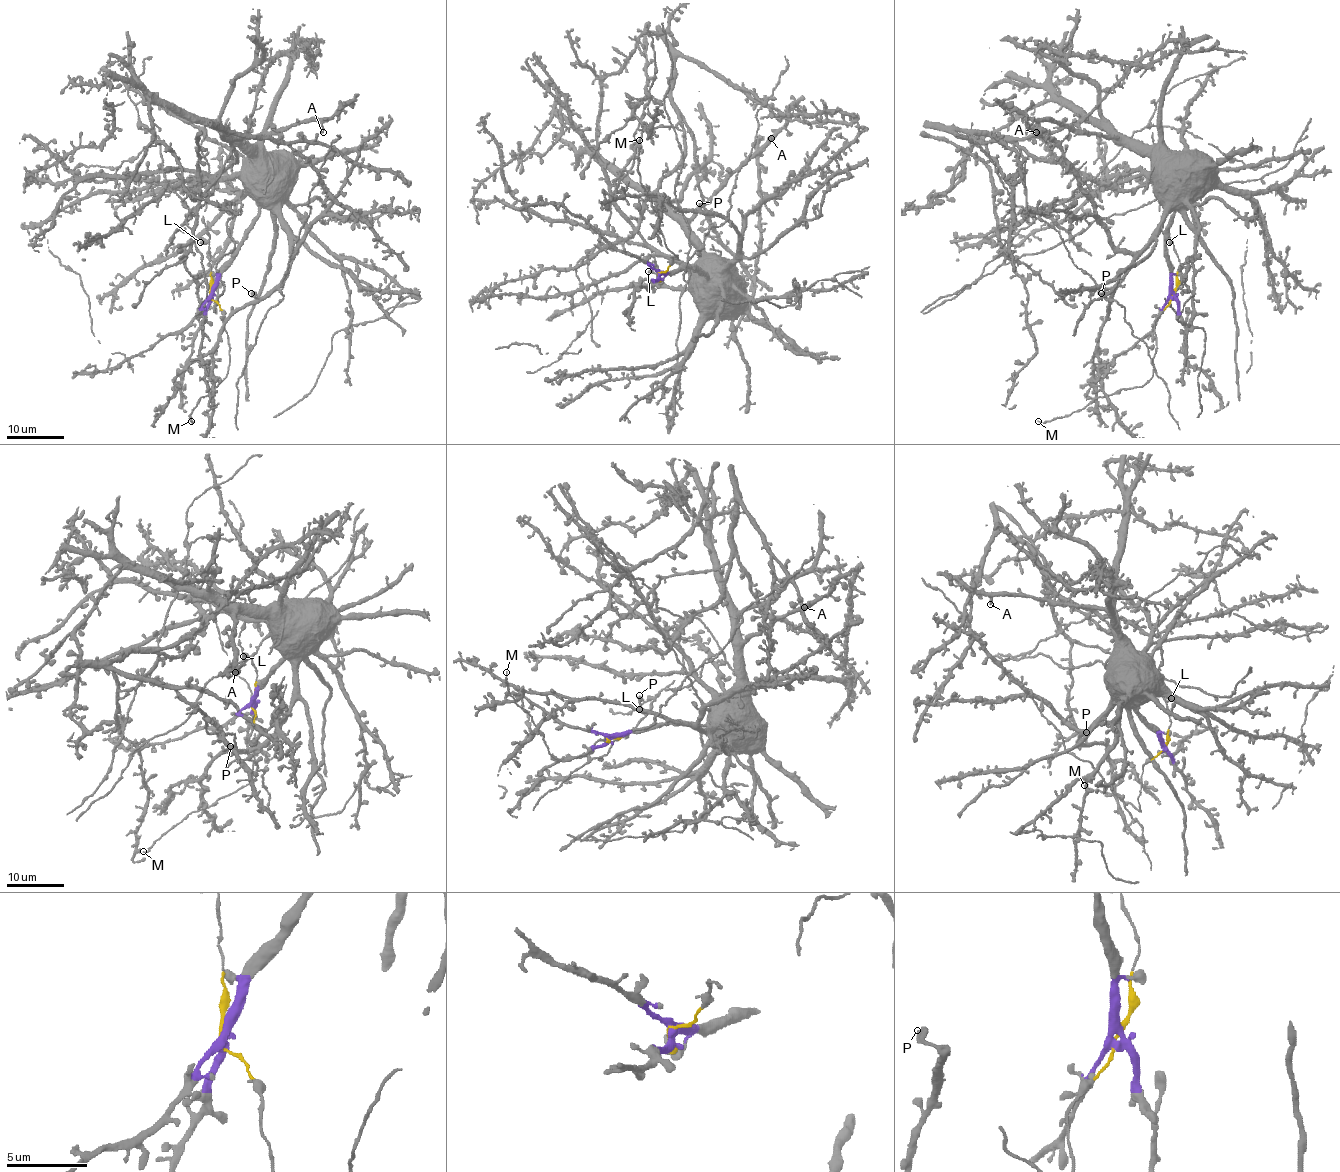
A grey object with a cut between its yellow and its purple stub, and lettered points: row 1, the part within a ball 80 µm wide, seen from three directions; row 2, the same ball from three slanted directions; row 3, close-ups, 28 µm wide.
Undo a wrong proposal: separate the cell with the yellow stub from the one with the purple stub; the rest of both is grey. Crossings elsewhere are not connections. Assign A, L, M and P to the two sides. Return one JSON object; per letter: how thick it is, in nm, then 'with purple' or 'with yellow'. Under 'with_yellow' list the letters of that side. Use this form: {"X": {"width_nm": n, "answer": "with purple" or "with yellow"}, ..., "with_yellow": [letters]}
{"A": {"width_nm": 380, "answer": "with purple"}, "L": {"width_nm": 340, "answer": "with yellow"}, "M": {"width_nm": 60, "answer": "with yellow"}, "P": {"width_nm": 500, "answer": "with purple"}, "with_yellow": ["L", "M"]}

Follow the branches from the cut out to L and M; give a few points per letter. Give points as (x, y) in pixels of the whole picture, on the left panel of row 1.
L: (211, 294), (209, 245), (199, 242)
M: (211, 294), (209, 297), (221, 309), (230, 360), (227, 376), (199, 399), (189, 417), (191, 420)

